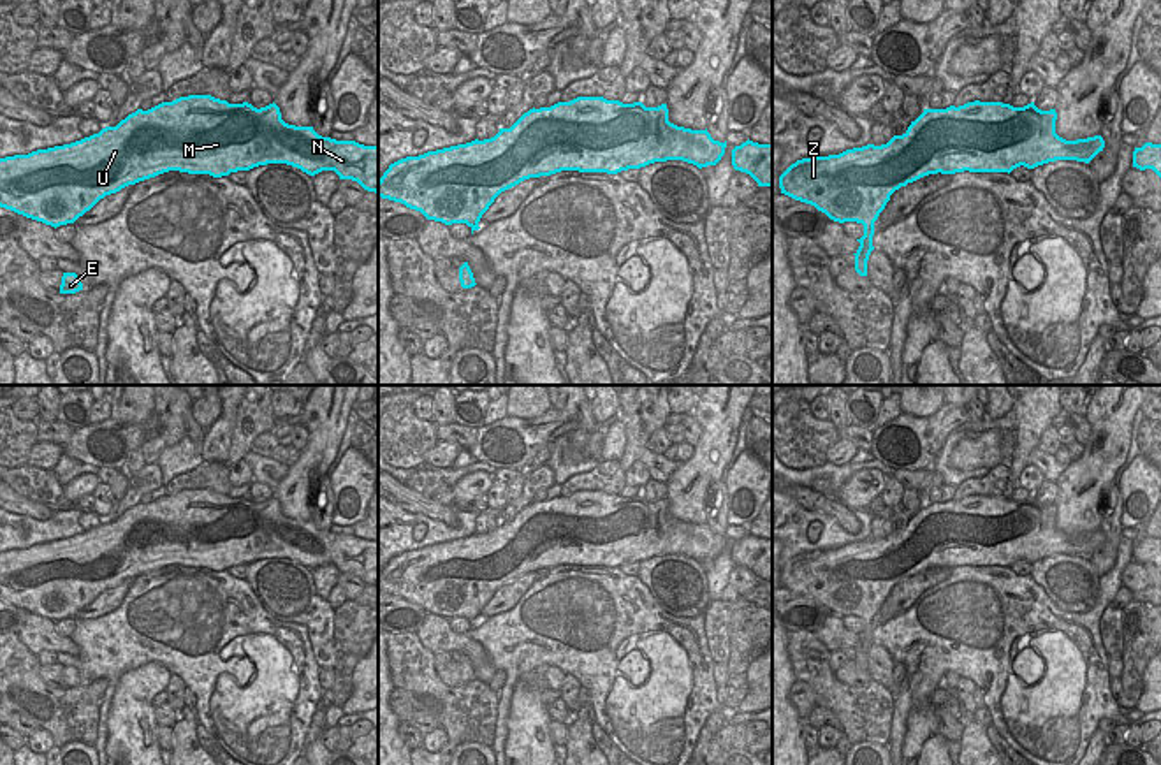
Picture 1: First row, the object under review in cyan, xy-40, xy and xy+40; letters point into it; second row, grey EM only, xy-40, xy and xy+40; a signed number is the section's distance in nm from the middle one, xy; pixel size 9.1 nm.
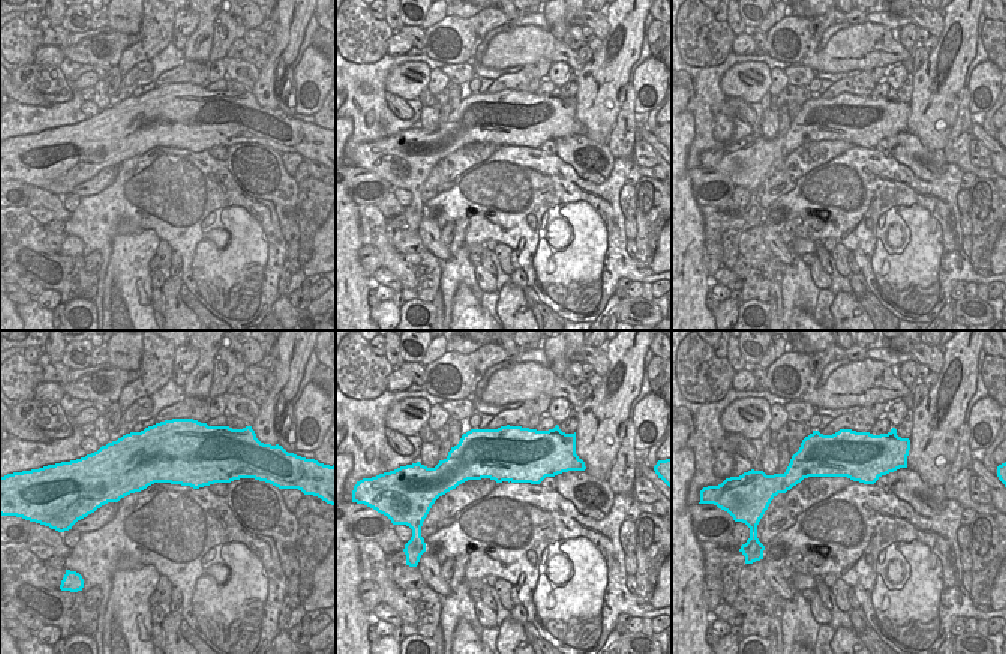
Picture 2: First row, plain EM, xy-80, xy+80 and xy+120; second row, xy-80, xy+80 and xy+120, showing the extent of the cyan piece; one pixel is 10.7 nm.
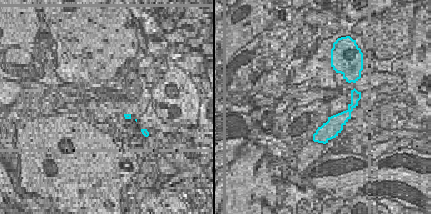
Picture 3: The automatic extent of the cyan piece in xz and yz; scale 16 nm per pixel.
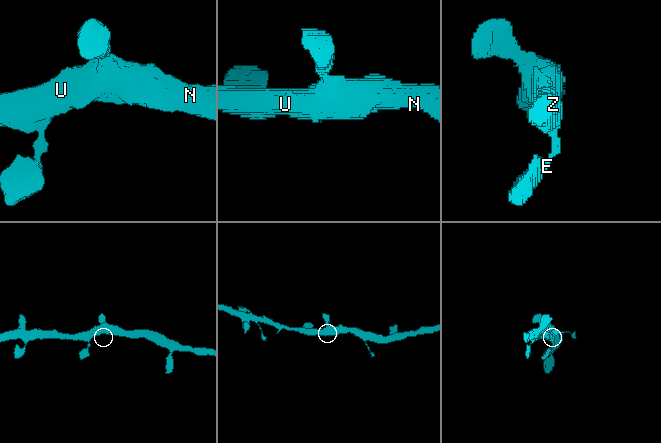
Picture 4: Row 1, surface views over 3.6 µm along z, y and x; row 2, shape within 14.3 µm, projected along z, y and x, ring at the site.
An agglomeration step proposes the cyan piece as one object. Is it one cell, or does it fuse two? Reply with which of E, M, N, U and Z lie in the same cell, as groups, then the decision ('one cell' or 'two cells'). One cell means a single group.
groups E M N U Z; one cell

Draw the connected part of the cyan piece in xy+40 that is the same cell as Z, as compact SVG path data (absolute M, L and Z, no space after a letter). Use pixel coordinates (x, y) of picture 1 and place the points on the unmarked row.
M968 496L946 503L924 503L902 529L894 529L887 538L867 538L839 549L802 552L779 570L781 587L811 598L830 614L864 619L864 630L855 649L855 665L867 670L867 654L873 640L874 616L885 603L890 589L929 568L955 566L1011 566L1024 559L1034 563L1055 554L1089 557L1105 542L1101 529L1066 535L1055 528L1055 503L1041 505L1034 496L1013 501L1003 496Z

